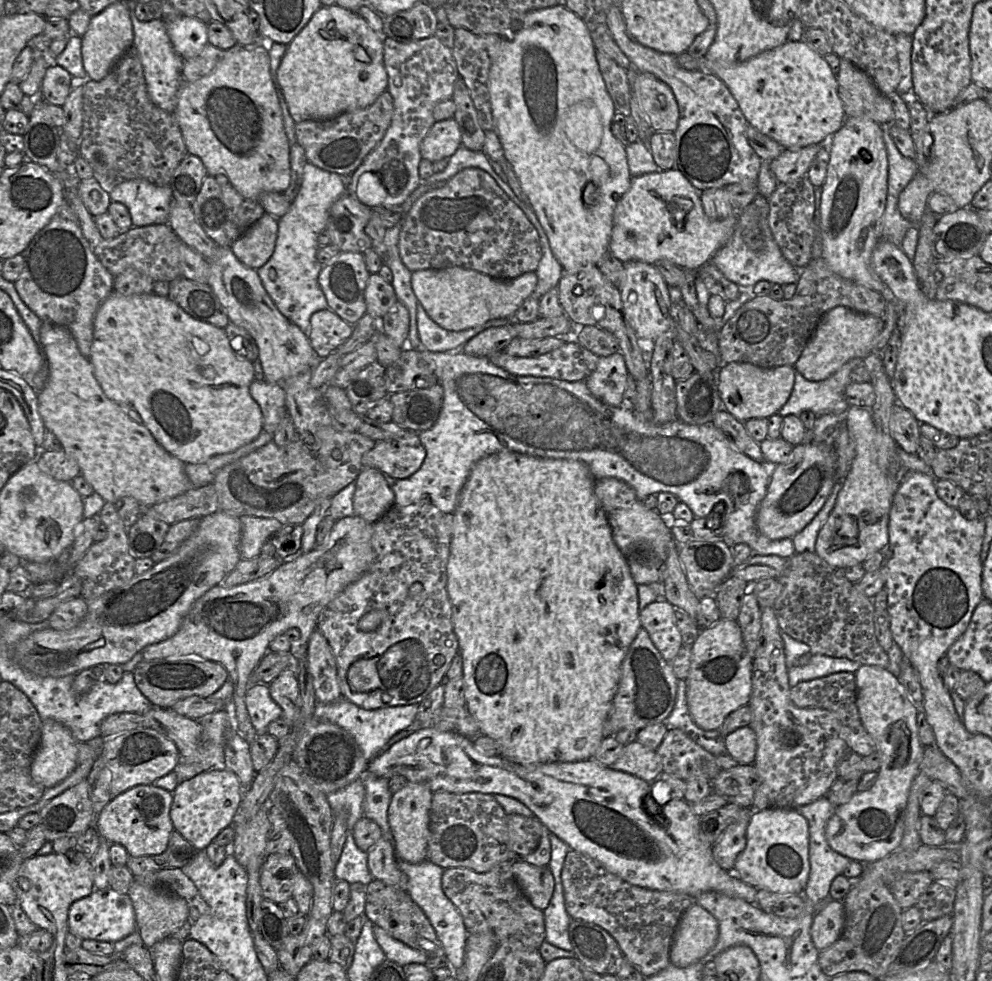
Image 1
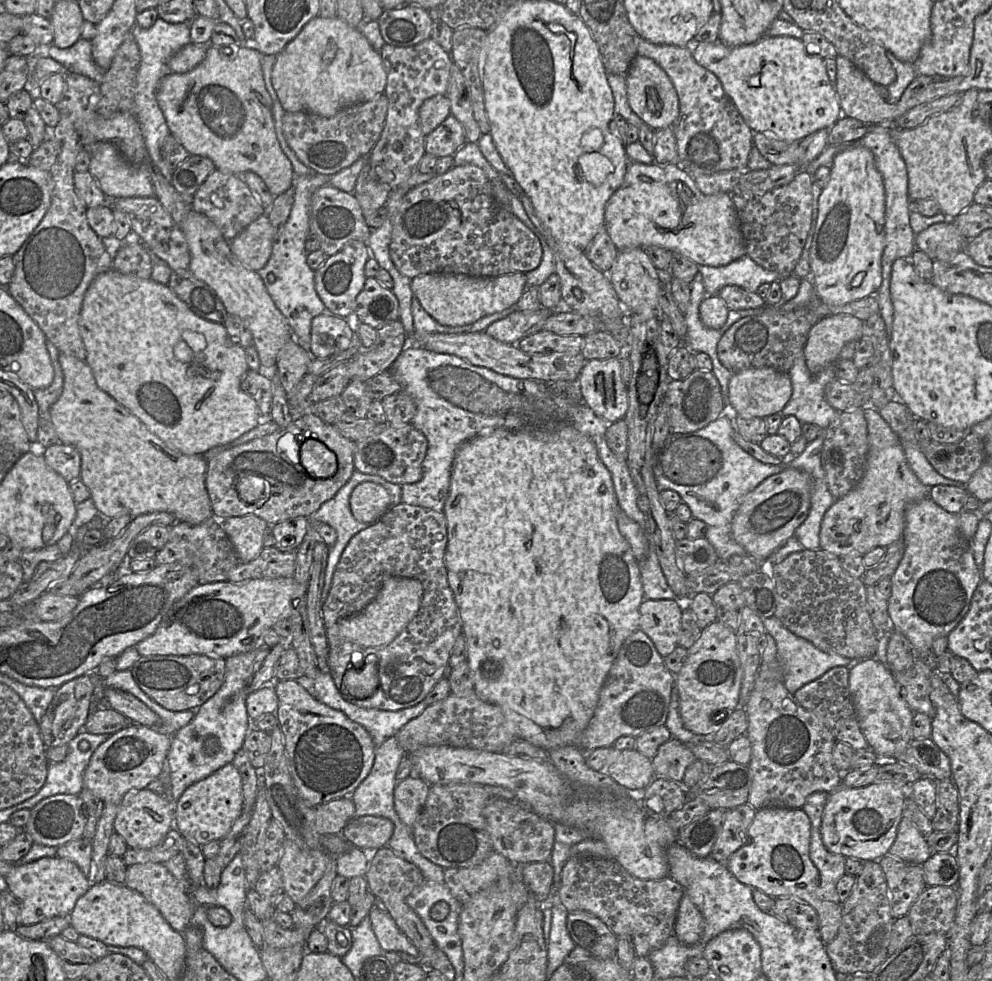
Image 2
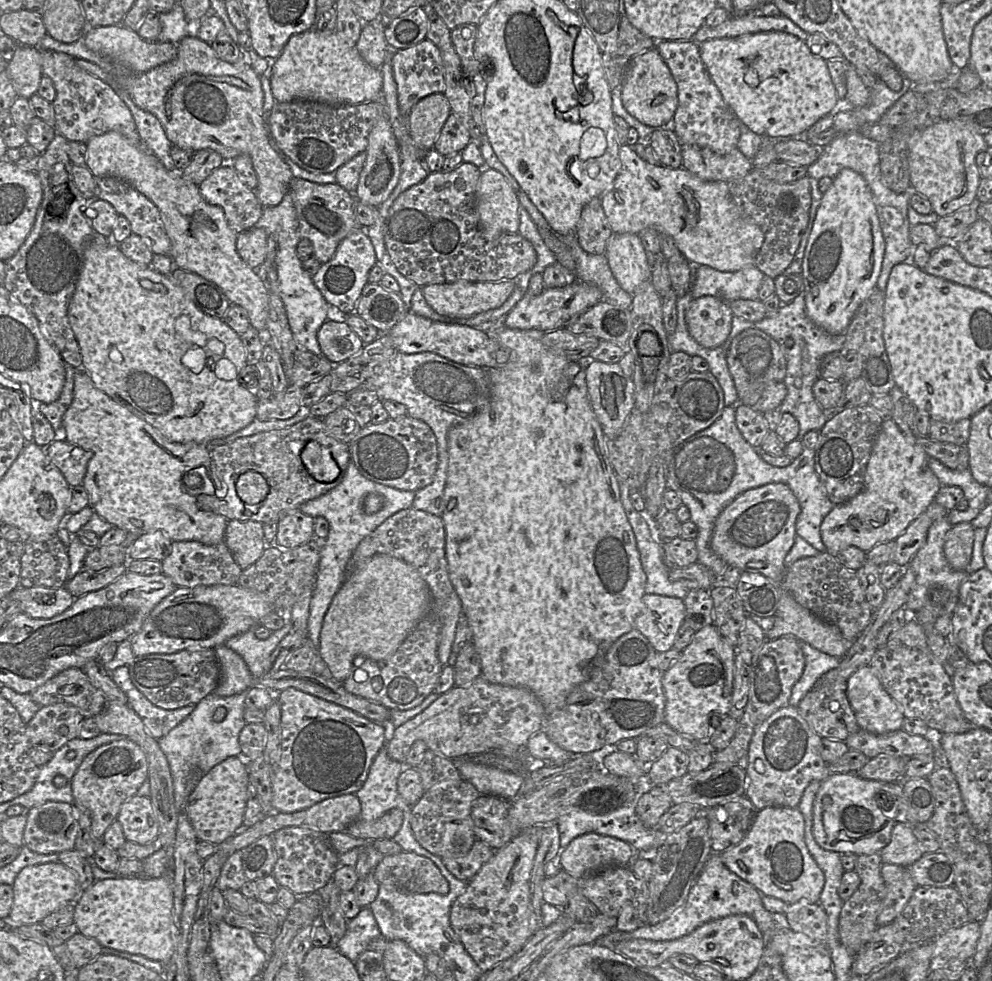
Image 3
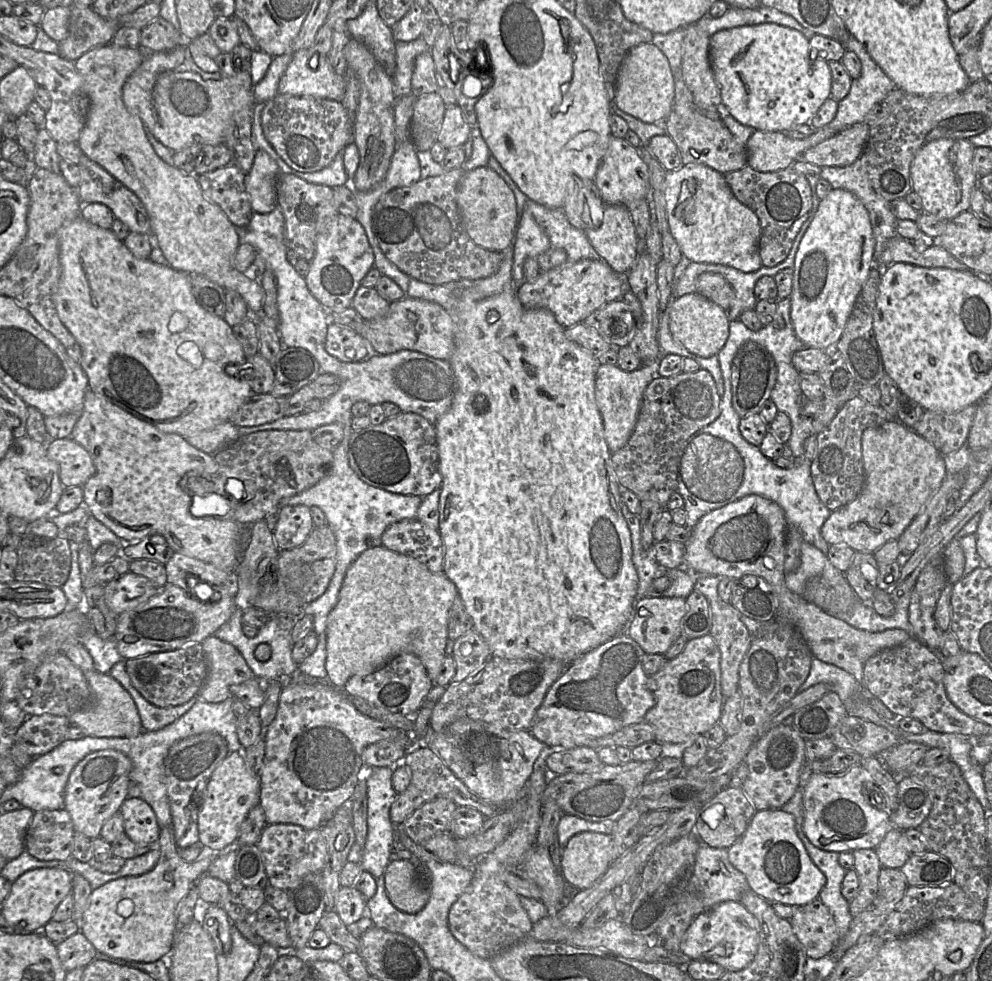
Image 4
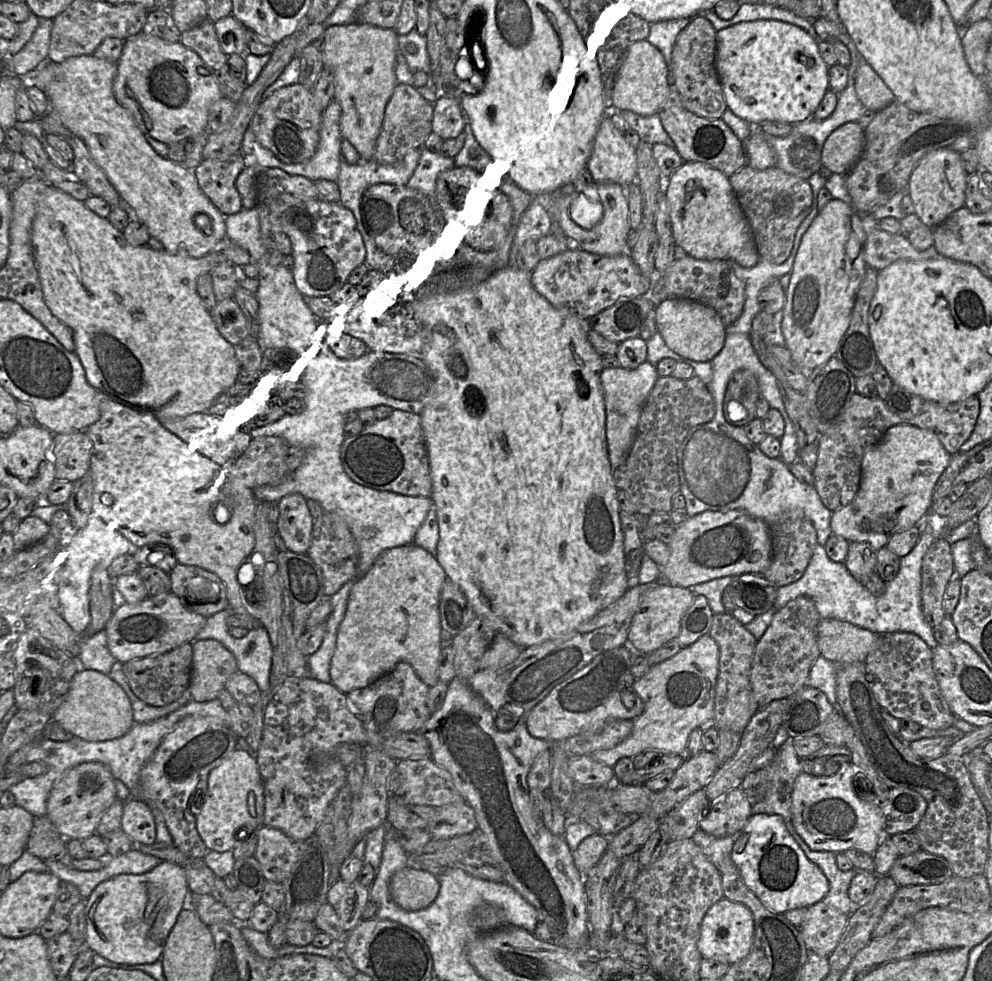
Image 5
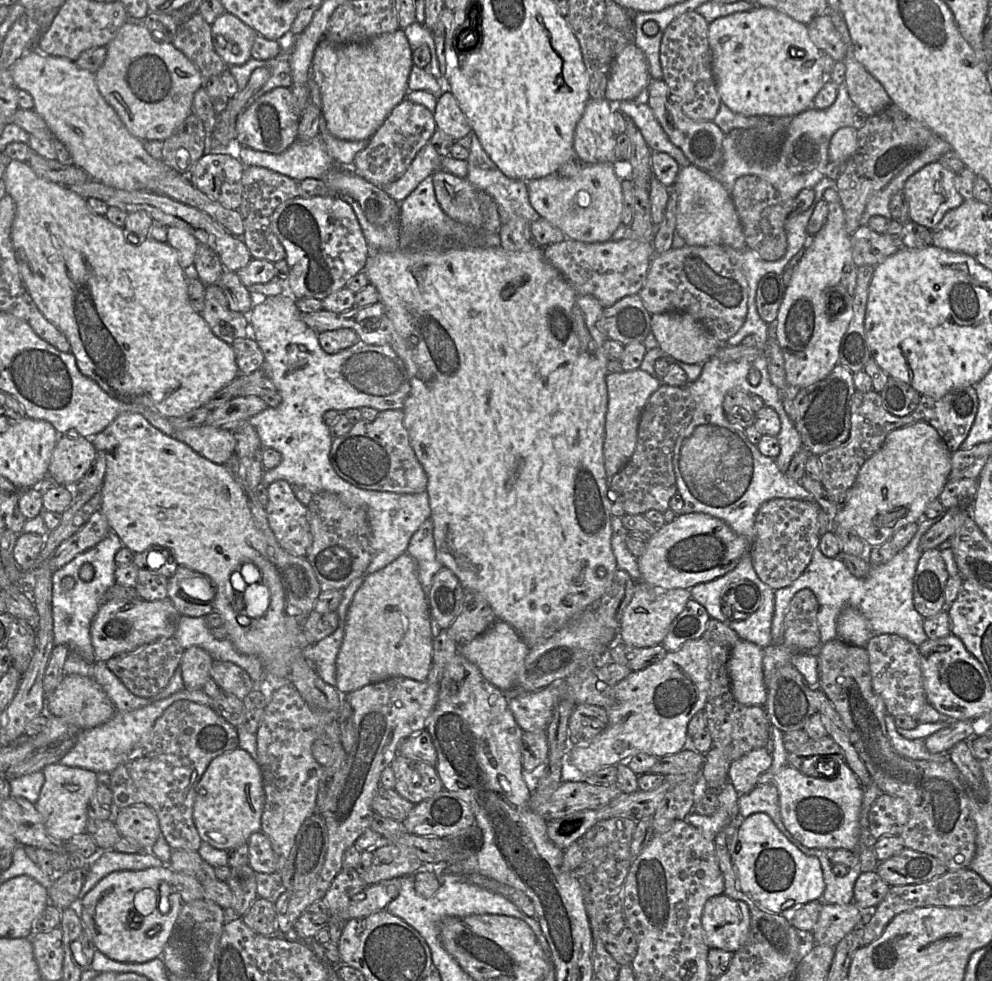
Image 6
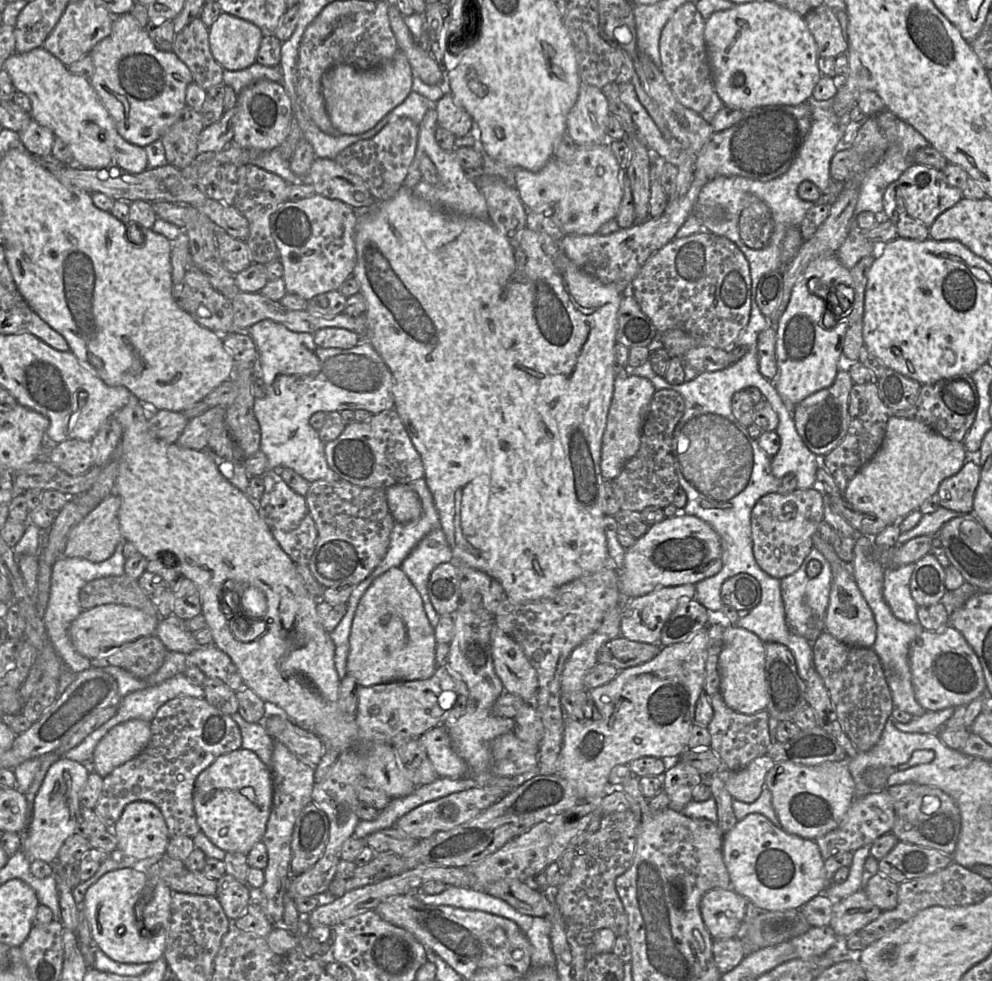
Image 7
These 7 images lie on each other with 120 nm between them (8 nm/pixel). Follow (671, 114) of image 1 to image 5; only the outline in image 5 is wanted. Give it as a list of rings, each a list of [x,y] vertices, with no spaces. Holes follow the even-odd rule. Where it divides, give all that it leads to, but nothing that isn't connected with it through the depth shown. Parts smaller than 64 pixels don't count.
[[[644,39],[630,43],[623,51],[615,73],[611,104],[616,109],[627,109],[641,116],[658,115],[669,93],[666,66],[657,48]]]

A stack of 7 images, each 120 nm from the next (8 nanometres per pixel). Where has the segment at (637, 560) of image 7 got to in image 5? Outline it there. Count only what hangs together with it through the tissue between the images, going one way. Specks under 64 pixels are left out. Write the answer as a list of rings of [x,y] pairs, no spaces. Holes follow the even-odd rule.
[[[742,509],[708,510],[693,517],[688,517],[677,525],[668,546],[670,558],[665,565],[659,566],[660,575],[668,584],[683,588],[689,588],[695,584],[725,576],[740,576],[745,573],[762,575],[771,562],[771,538],[768,524],[761,519],[750,516]]]

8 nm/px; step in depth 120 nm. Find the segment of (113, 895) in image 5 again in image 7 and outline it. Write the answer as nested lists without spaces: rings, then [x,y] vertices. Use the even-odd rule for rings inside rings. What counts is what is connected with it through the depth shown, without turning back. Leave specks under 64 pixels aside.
[[[123,868],[105,873],[85,894],[83,908],[93,944],[116,962],[153,963],[164,955],[170,926],[172,890],[159,880],[139,920],[135,906],[143,899],[147,886],[150,886],[149,878],[143,871]]]

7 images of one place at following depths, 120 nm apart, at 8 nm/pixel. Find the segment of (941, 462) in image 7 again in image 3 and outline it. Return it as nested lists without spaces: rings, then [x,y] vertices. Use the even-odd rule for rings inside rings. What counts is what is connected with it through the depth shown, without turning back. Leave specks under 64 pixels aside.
[[[891,418],[883,419],[867,463],[863,489],[850,500],[835,505],[821,523],[821,539],[827,551],[836,554],[849,546],[855,546],[868,552],[877,544],[895,541],[934,501],[942,486],[928,466],[928,458],[928,454],[920,445],[911,444],[906,440]]]

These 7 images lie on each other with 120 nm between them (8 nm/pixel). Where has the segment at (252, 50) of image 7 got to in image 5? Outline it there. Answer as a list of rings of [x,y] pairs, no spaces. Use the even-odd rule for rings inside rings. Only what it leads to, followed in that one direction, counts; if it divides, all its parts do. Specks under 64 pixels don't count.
[[[233,15],[226,16],[214,22],[214,29],[222,51],[227,55],[247,52],[247,28]]]

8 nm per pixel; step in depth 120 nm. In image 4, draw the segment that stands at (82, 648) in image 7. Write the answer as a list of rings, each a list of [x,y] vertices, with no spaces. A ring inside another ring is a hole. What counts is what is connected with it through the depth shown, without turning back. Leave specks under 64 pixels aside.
[[[166,585],[163,589],[161,589],[156,595],[149,598],[146,602],[138,605],[137,607],[125,611],[120,615],[117,615],[117,623],[116,623],[116,630],[114,634],[114,640],[117,644],[117,649],[120,655],[122,656],[123,660],[134,659],[138,657],[142,657],[148,655],[150,653],[156,652],[165,652],[165,651],[172,651],[184,646],[188,646],[191,644],[200,643],[207,637],[214,635],[214,633],[231,617],[234,609],[237,606],[236,599],[232,597],[222,597],[219,601],[216,602],[205,602],[201,601],[197,598],[196,593],[193,596],[191,593],[183,590],[181,587],[175,585]]]

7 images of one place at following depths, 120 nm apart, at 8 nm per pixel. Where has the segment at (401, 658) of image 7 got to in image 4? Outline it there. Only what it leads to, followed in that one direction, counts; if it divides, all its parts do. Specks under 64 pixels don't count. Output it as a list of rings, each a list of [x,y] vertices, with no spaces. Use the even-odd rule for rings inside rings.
[[[383,545],[366,549],[348,568],[337,604],[327,618],[327,681],[336,689],[343,689],[352,676],[367,676],[396,655],[412,653],[419,657],[435,684],[446,656],[448,612],[456,597],[460,597],[458,590],[445,573],[433,573],[415,558],[389,550]]]

